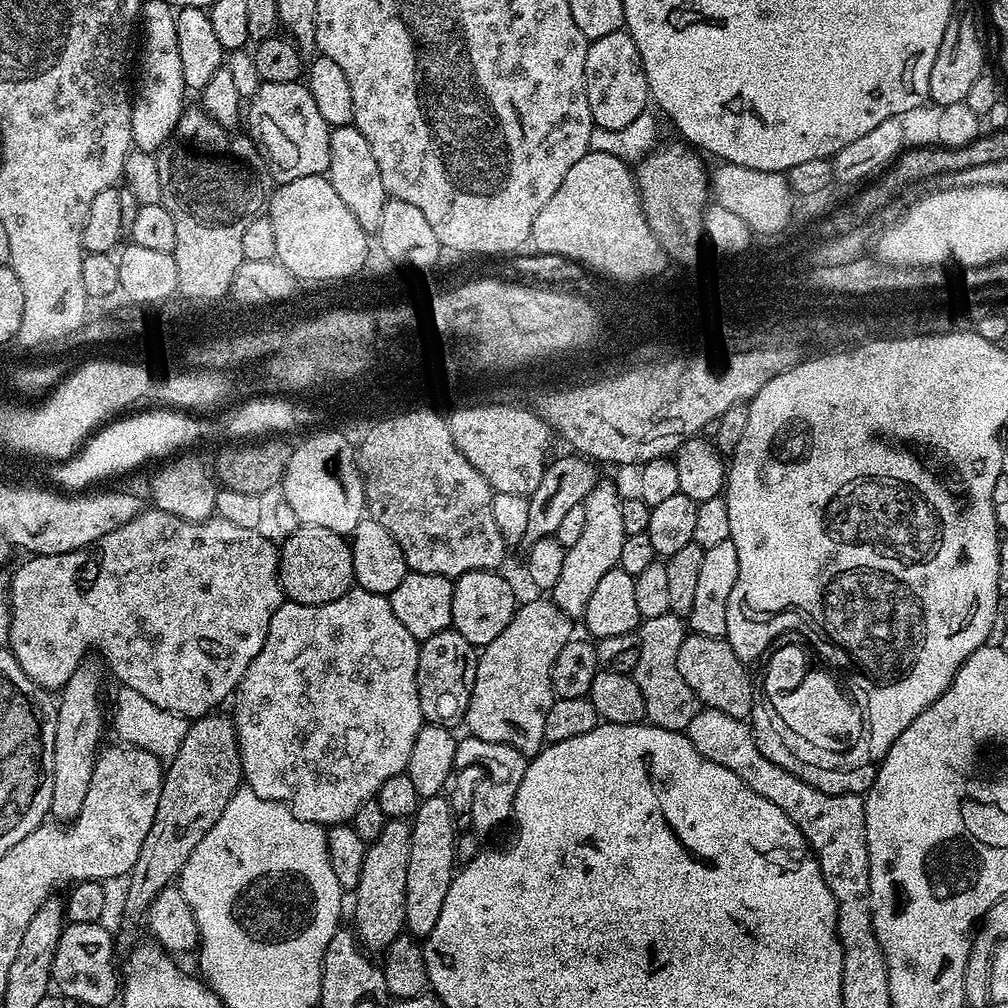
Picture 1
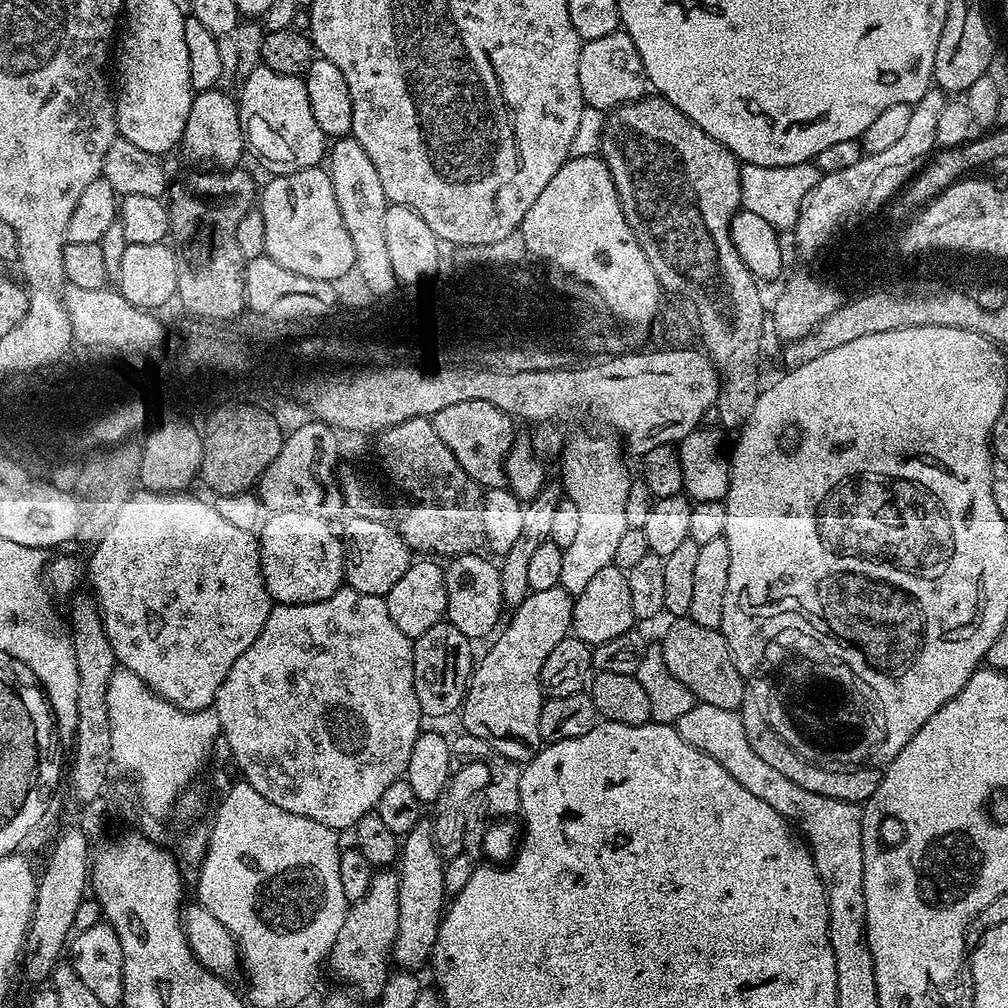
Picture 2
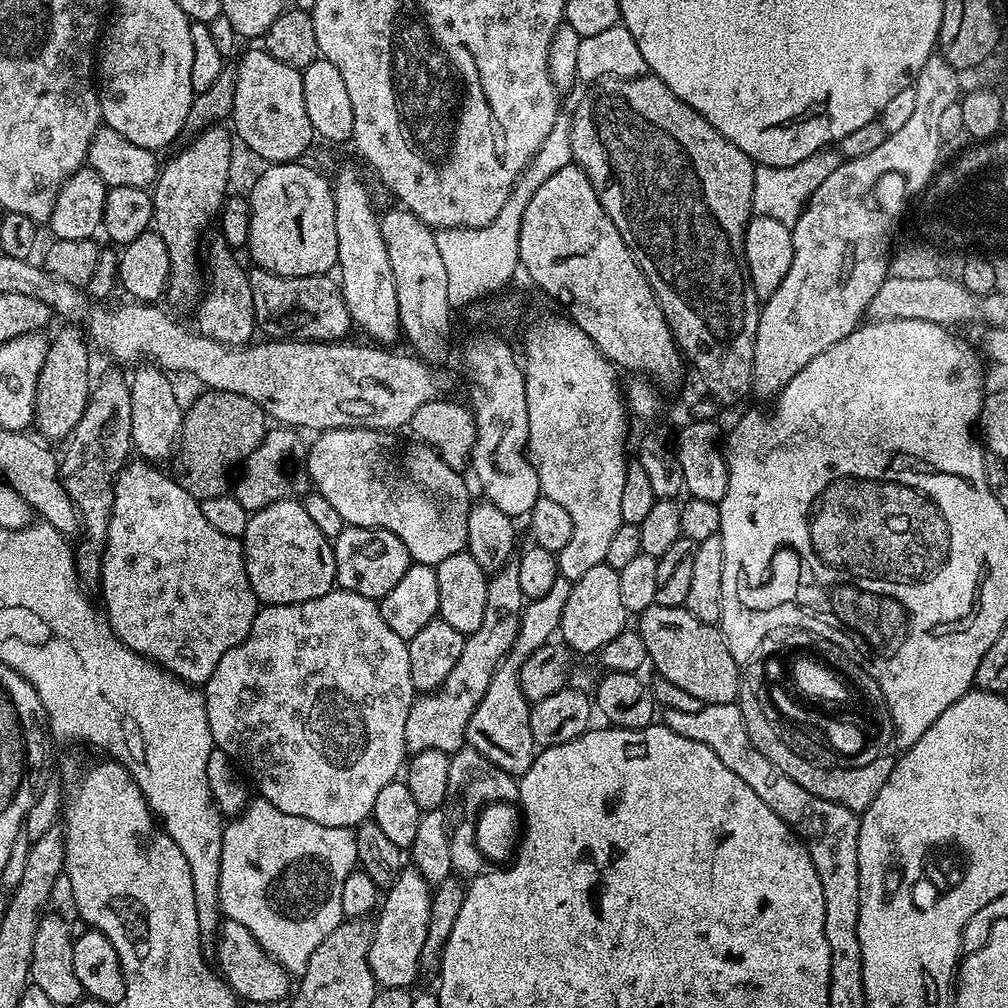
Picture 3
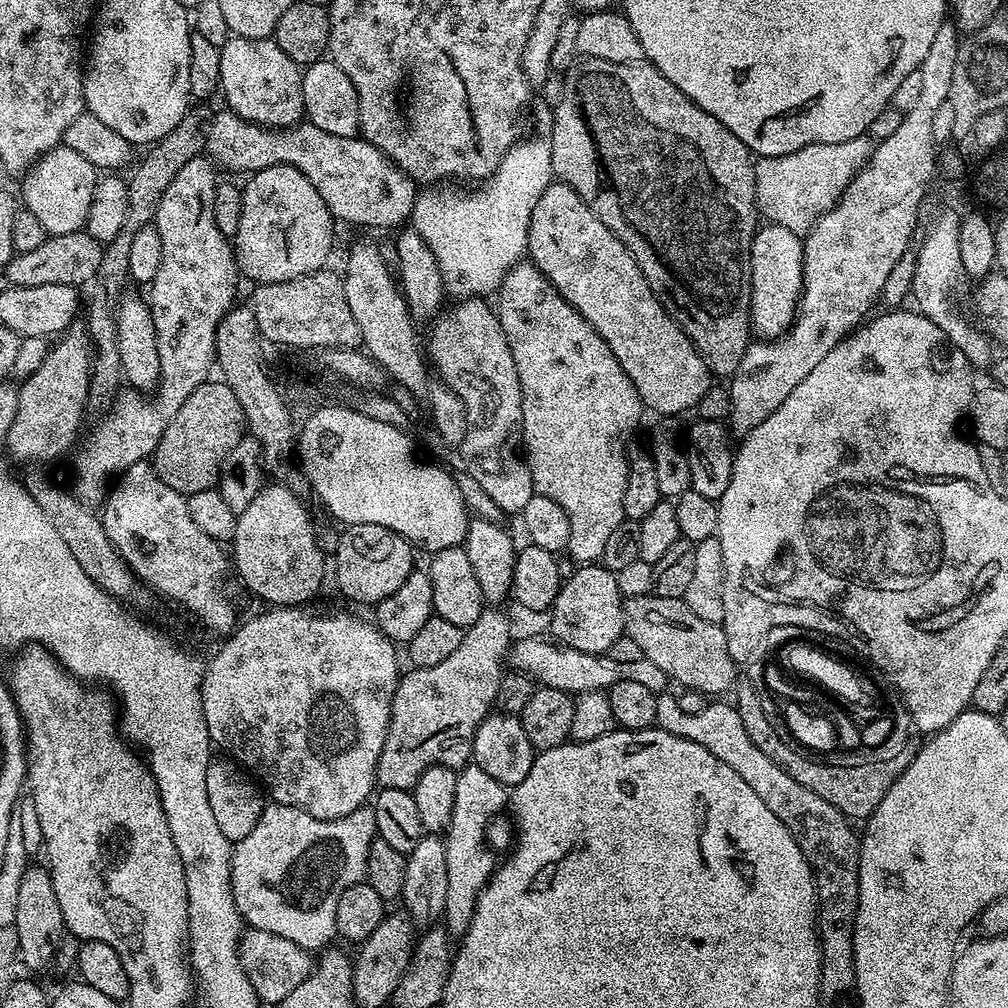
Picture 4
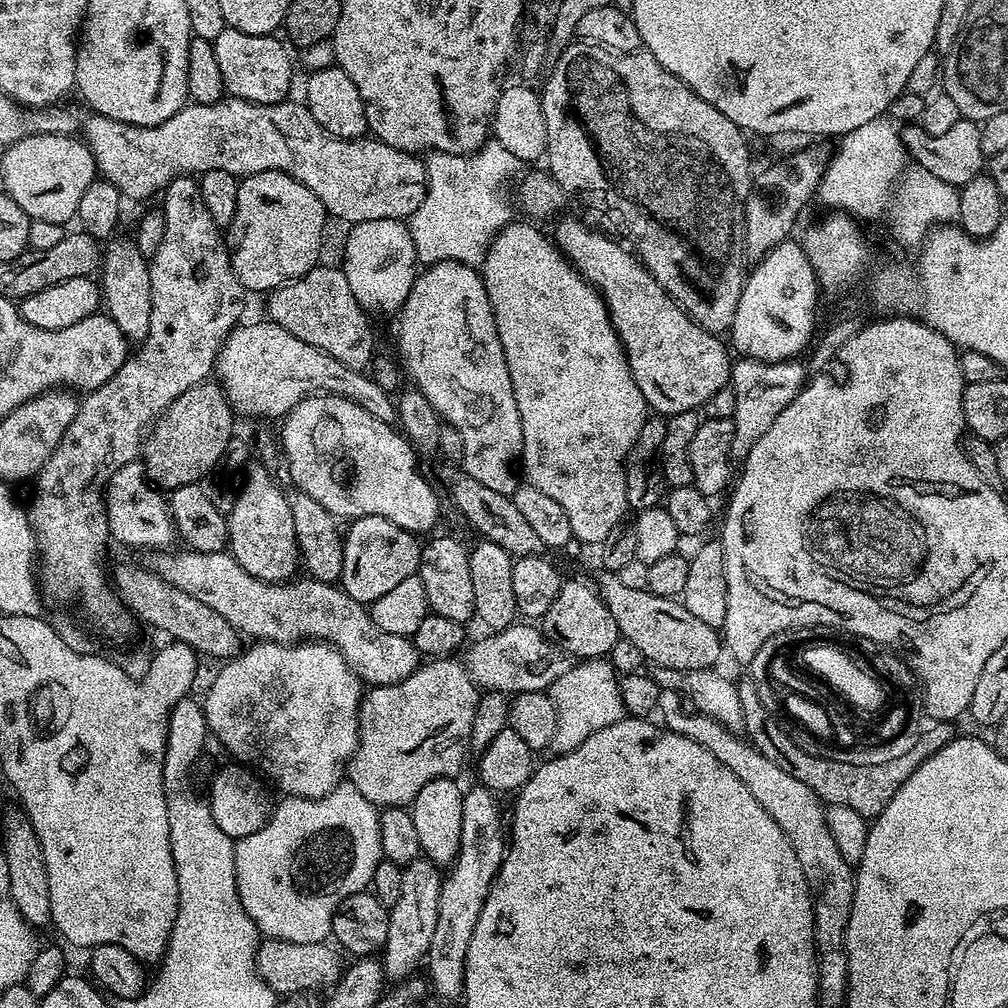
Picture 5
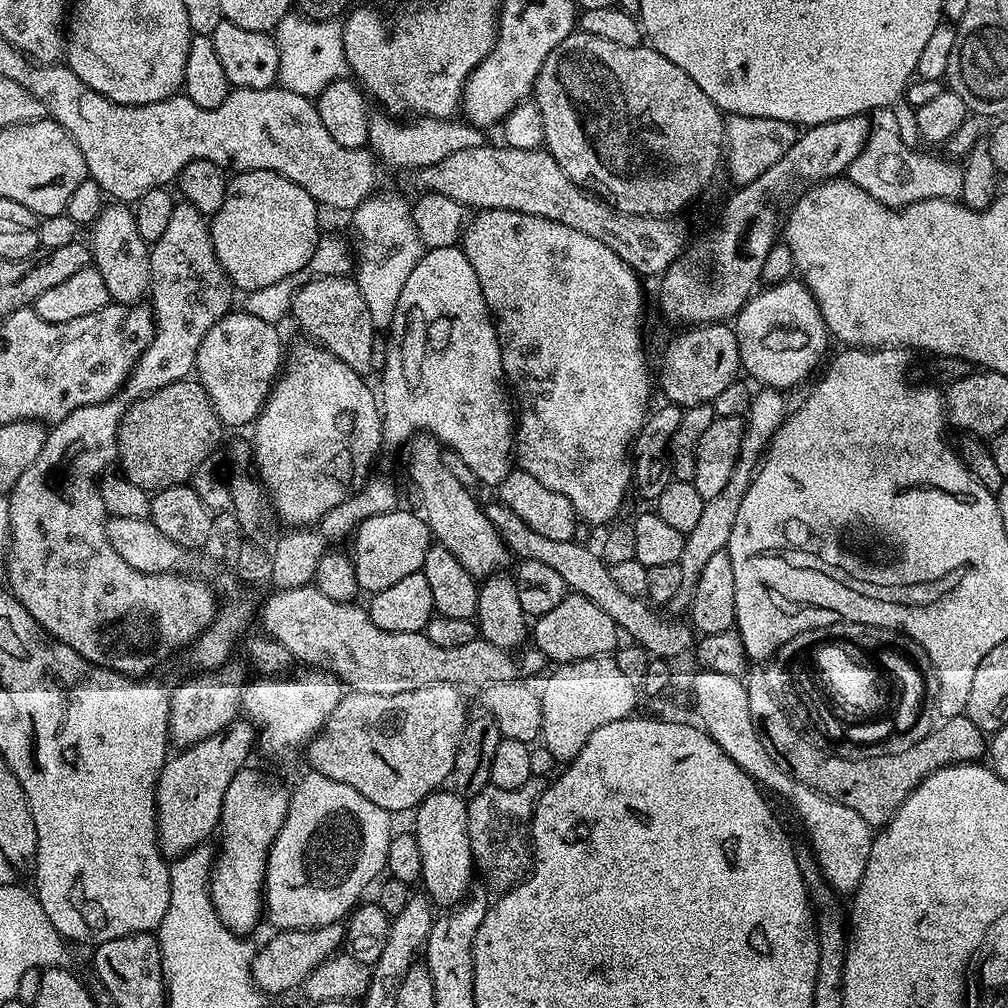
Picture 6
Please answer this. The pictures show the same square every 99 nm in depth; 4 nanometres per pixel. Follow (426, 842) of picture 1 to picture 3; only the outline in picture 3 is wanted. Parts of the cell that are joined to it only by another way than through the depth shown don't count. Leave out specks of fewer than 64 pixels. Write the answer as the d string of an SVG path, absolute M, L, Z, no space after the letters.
M404 867L394 886L383 893L378 917L370 948L370 970L380 988L411 989L416 976L421 975L422 946L426 946L426 930L430 930L432 917L432 888L416 867Z

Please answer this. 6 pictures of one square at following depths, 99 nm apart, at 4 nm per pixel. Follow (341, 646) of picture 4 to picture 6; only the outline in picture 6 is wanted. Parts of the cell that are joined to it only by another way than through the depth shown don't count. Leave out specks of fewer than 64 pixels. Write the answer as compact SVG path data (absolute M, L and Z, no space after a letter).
M308 670L305 676L288 678L256 678L253 684L242 688L242 712L253 725L258 726L258 748L268 756L288 756L303 749L324 731L324 725L340 705L346 691L331 672Z

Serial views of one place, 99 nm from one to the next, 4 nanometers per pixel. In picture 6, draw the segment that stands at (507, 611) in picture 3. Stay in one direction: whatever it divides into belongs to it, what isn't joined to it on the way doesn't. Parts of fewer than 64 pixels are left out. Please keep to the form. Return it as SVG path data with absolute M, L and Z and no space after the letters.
M431 684L406 694L366 694L365 692L345 691L343 698L340 700L340 705L336 707L332 717L324 725L324 731L318 733L306 746L309 764L307 767L326 778L334 778L334 782L346 782L346 786L354 786L354 790L358 790L358 794L362 794L362 798L370 798L370 802L374 802L374 806L382 806L382 810L393 814L399 814L399 812L411 813L431 792L437 791L443 785L440 784L443 780L445 783L452 775L454 758L458 754L458 742L462 738L464 725L470 719L470 712L464 709L463 694L465 695L454 684Z

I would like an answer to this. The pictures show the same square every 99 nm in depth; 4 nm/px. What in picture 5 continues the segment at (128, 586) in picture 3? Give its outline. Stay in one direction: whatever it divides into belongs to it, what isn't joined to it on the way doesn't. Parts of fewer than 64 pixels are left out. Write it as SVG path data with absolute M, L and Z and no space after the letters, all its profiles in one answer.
M139 459L126 462L126 466L114 470L104 489L104 505L108 511L108 531L115 543L117 540L120 544L147 550L168 550L173 547L172 540L177 539L177 534L168 500L165 493L148 479Z

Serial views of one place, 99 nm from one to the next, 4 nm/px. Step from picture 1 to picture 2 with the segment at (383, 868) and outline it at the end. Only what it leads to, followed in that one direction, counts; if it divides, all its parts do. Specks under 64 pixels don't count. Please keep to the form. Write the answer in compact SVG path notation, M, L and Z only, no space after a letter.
M377 871L370 882L370 890L366 890L360 900L351 901L346 918L338 930L338 938L334 938L334 946L328 952L327 967L332 967L338 979L353 984L348 986L354 989L355 995L368 1002L379 1001L382 986L386 986L388 981L392 947L398 932L399 885L399 871Z

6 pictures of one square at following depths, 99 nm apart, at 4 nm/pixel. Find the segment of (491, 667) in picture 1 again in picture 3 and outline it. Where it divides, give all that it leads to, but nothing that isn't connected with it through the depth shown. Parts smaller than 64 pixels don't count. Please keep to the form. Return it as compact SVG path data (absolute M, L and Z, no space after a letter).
M559 575L554 586L550 586L550 591L542 594L542 598L525 603L518 639L507 658L496 667L496 673L494 678L490 678L490 686L486 686L482 702L478 702L478 710L470 714L470 722L466 726L467 747L478 750L478 754L490 758L494 766L517 778L524 776L526 770L530 770L538 751L534 734L530 734L530 701L520 689L520 667L530 654L534 654L534 650L549 643L557 635L562 622L562 610L570 598L572 586L573 581Z

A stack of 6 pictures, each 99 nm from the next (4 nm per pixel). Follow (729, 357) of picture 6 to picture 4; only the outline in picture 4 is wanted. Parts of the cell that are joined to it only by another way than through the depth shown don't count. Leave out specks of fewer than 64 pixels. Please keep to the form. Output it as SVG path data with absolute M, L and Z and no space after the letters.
M553 182L535 203L530 216L526 256L554 285L565 302L578 310L594 330L598 330L606 346L610 346L610 354L618 358L618 366L626 370L626 378L634 382L634 390L638 390L640 400L649 413L657 412L660 418L679 417L680 412L691 413L708 388L713 387L712 371L700 357L700 351L692 345L677 320L666 311L664 303L654 295L628 247L596 217L570 185Z

